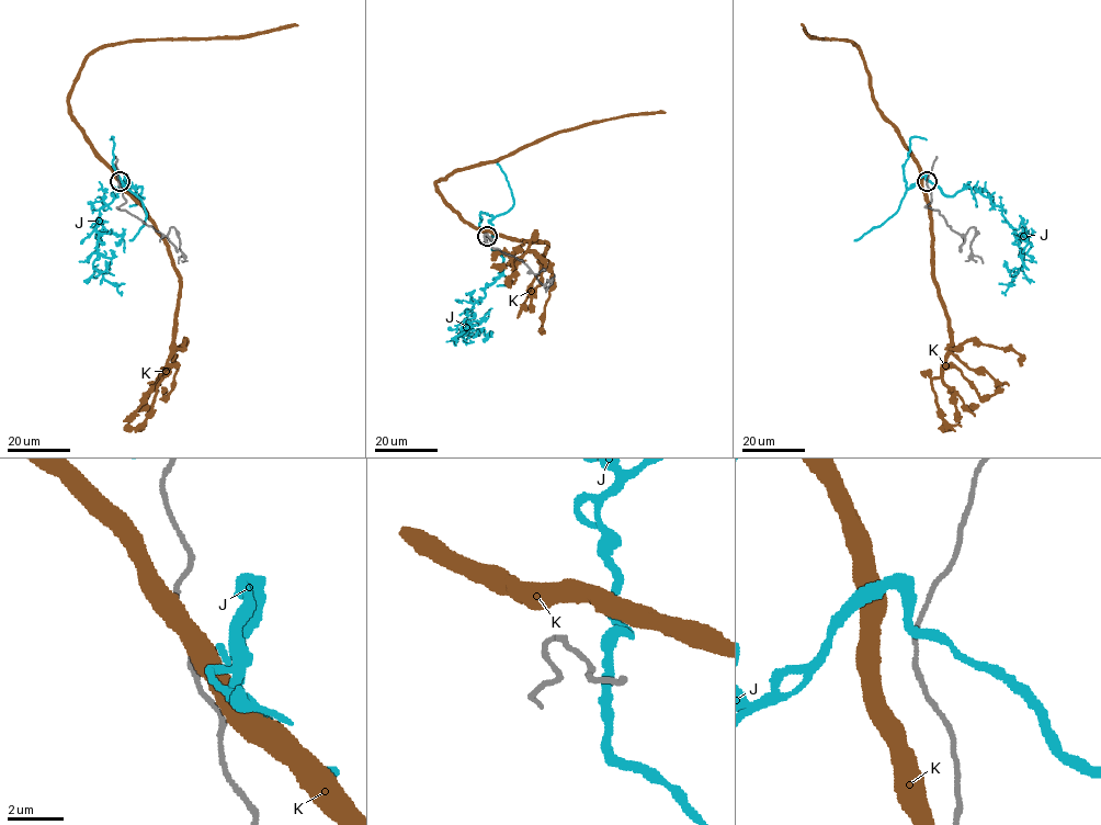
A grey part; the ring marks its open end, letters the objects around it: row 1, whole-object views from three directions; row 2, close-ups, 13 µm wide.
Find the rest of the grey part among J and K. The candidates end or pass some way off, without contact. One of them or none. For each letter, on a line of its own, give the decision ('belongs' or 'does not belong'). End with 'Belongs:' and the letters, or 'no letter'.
J: belongs
K: does not belong
Belongs: J

